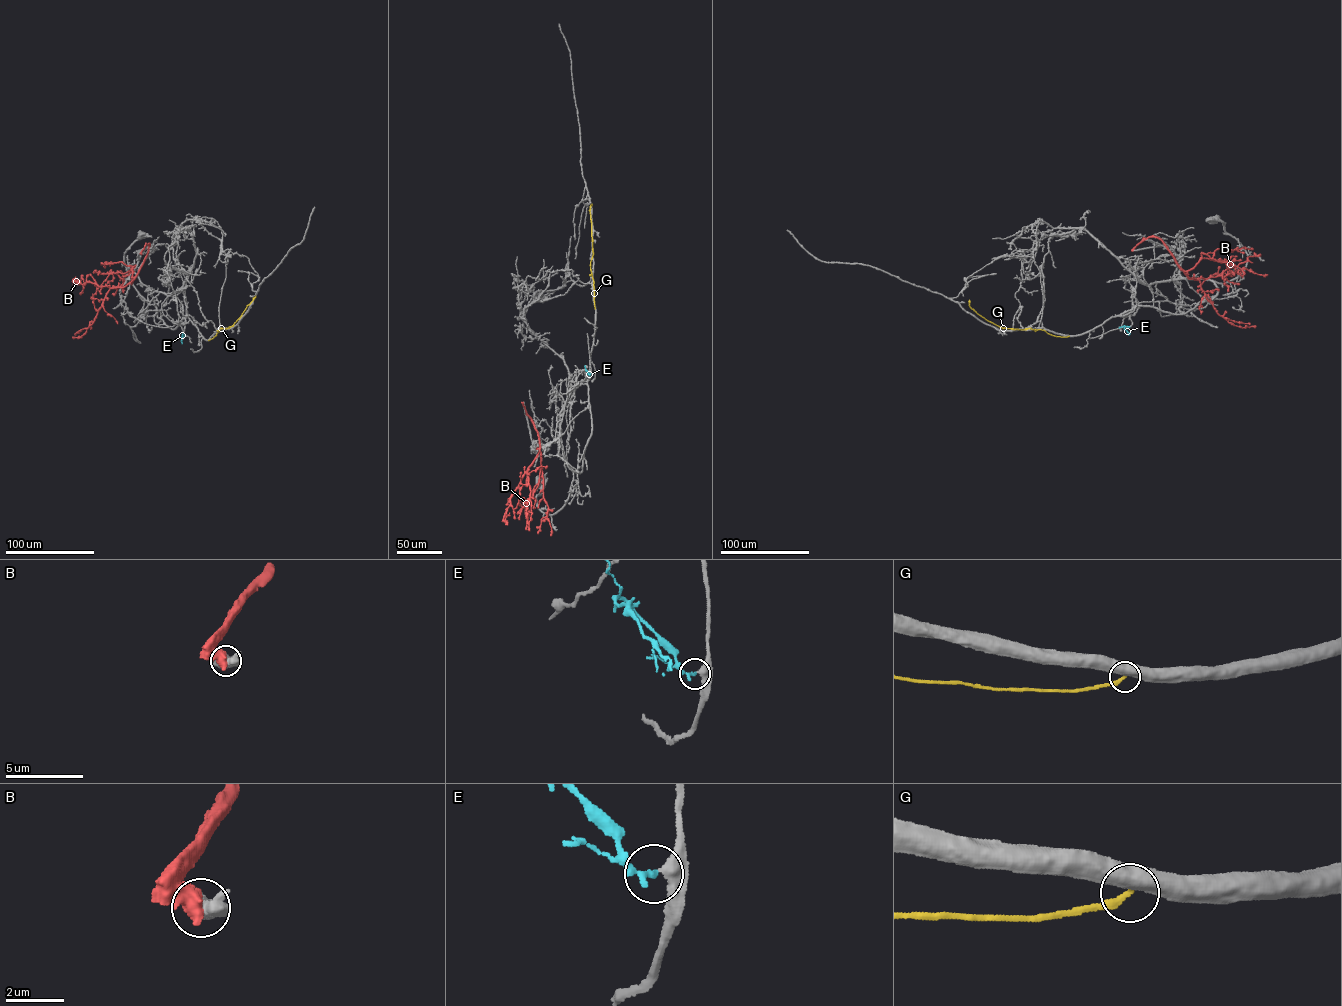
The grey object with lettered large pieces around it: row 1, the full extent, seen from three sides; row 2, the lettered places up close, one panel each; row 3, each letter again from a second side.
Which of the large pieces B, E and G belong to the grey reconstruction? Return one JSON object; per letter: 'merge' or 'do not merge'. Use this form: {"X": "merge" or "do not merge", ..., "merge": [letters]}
{"B": "do not merge", "E": "merge", "G": "do not merge", "merge": ["E"]}

